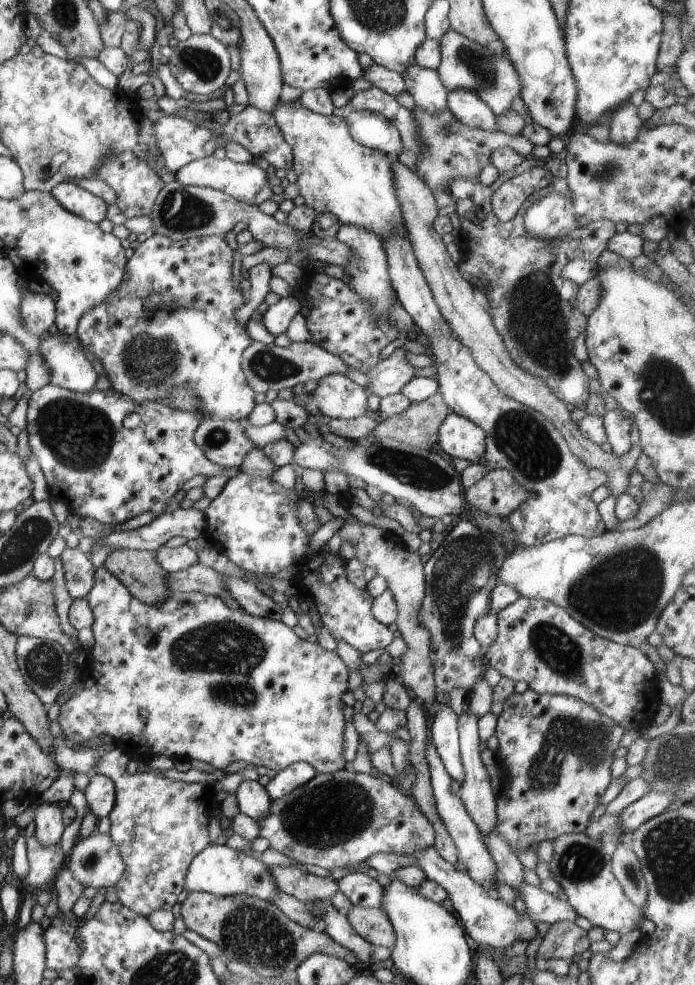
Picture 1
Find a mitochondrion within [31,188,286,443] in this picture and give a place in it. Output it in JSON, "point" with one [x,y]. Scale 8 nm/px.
{"point":[147,361]}

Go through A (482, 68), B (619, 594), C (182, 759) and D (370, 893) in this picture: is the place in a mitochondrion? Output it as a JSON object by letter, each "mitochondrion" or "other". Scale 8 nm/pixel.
{"A":"mitochondrion","B":"mitochondrion","C":"other","D":"other"}

